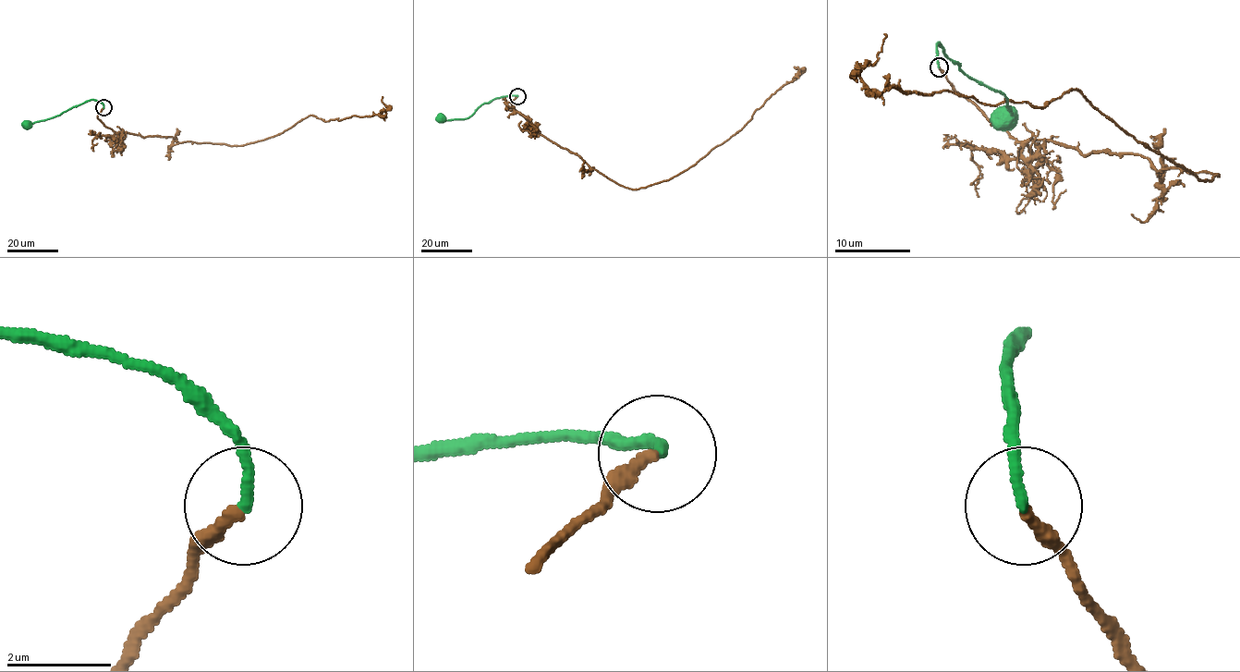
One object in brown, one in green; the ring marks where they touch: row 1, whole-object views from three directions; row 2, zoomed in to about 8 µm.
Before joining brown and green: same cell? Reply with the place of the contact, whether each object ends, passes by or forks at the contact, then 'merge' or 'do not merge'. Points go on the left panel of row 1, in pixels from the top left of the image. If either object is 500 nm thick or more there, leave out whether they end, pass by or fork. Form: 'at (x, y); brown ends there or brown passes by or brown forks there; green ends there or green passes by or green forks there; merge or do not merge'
at (103, 107); brown ends there; green ends there; merge

